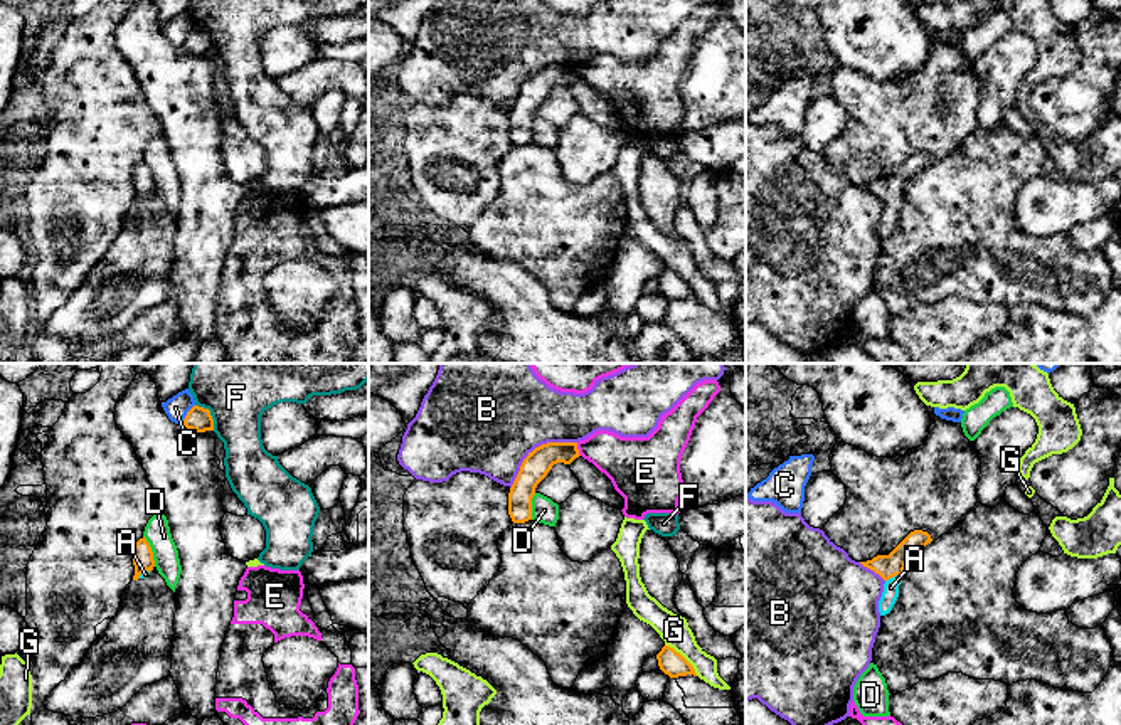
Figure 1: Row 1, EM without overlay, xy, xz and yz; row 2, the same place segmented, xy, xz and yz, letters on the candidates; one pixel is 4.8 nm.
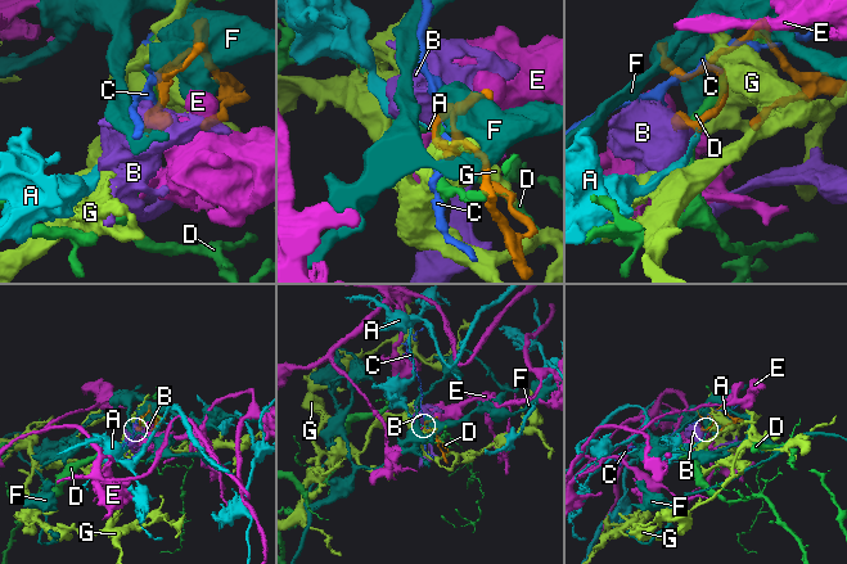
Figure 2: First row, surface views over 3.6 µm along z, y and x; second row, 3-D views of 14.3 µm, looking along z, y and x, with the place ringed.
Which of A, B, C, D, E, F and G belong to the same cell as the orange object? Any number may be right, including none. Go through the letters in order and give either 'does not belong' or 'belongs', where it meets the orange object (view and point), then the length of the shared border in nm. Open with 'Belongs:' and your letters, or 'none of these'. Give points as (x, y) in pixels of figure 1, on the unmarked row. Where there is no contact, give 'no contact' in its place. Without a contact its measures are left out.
Belongs: A
A: belongs; meets orange in yz at (892, 199); contact 80 nm long
B: does not belong; meets orange in xz at (536, 71); contact 400 nm long
C: does not belong; meets orange in xy at (187, 37); contact 120 nm long
D: does not belong; meets orange in xy at (150, 174); contact 160 nm long
E: does not belong; meets orange in xz at (578, 73); contact 70 nm long
F: does not belong; meets orange in xy at (209, 37); contact 160 nm long
G: does not belong; meets orange in xz at (684, 281); contact 220 nm long

